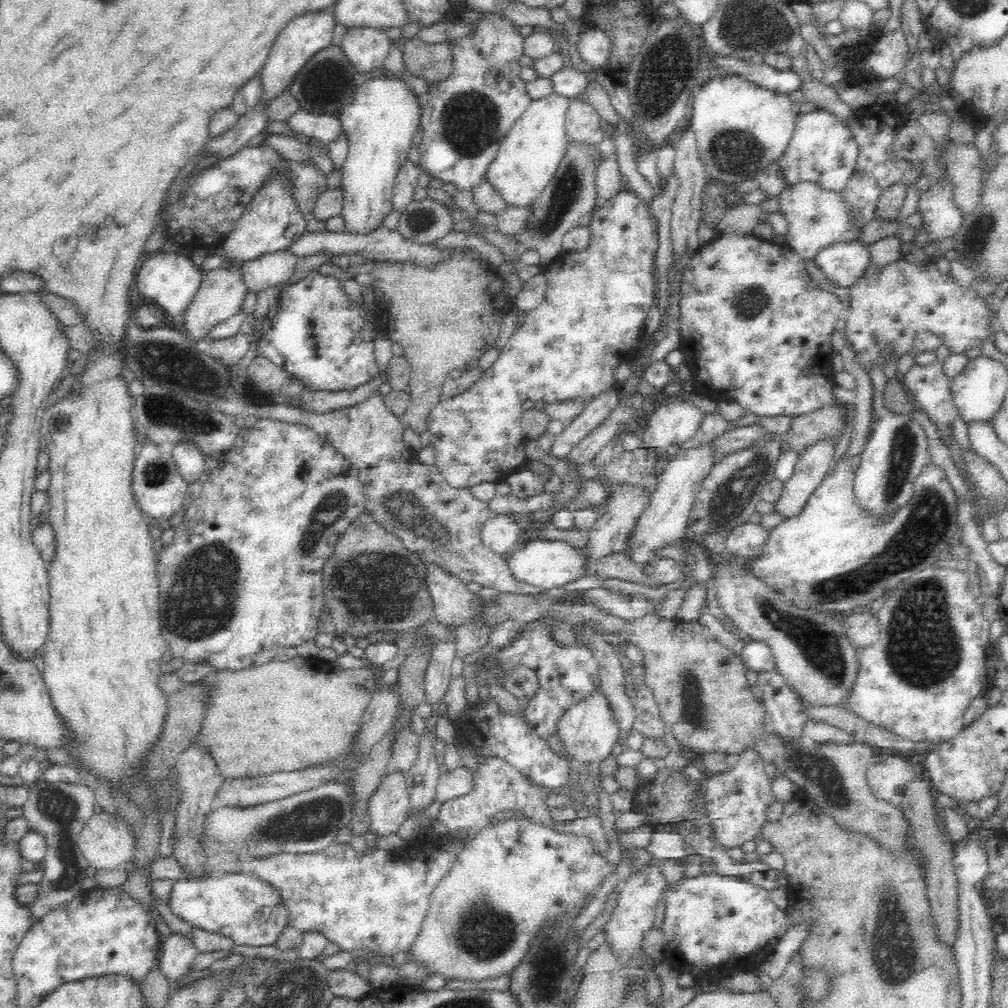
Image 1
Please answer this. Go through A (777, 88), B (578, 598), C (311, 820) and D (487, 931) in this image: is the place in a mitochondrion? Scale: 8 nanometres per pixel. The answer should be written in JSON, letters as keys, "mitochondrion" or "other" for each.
{"A":"other","B":"other","C":"mitochondrion","D":"mitochondrion"}

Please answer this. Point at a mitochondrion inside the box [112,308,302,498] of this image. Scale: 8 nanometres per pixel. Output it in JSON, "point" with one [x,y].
{"point":[161,360]}

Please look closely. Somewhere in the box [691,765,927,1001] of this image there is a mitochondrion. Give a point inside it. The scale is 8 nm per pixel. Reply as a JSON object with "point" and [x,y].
{"point":[892,957]}

